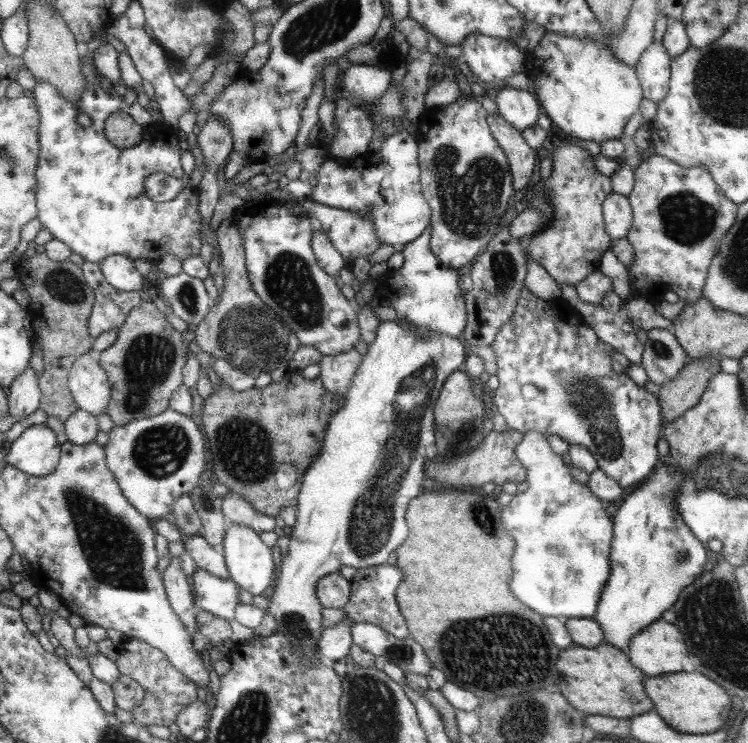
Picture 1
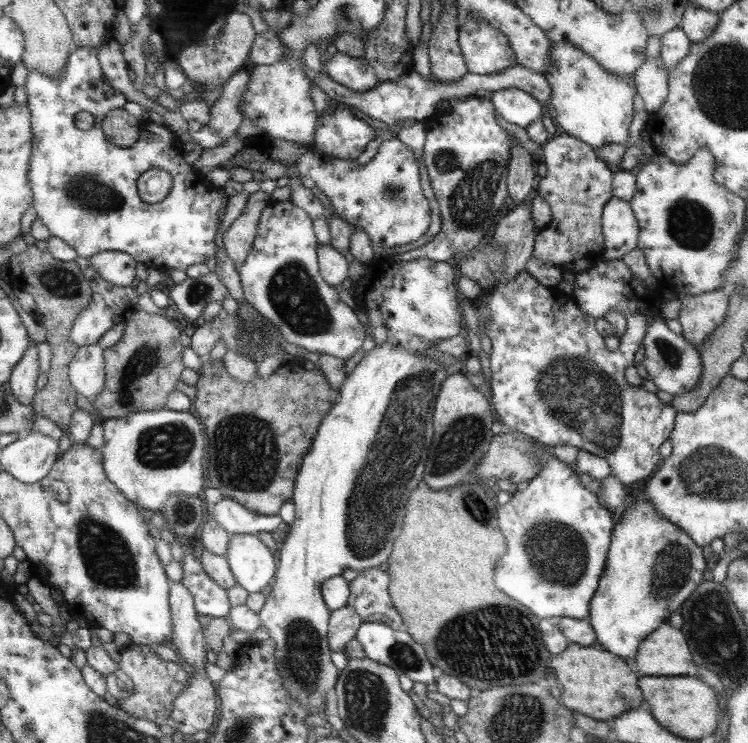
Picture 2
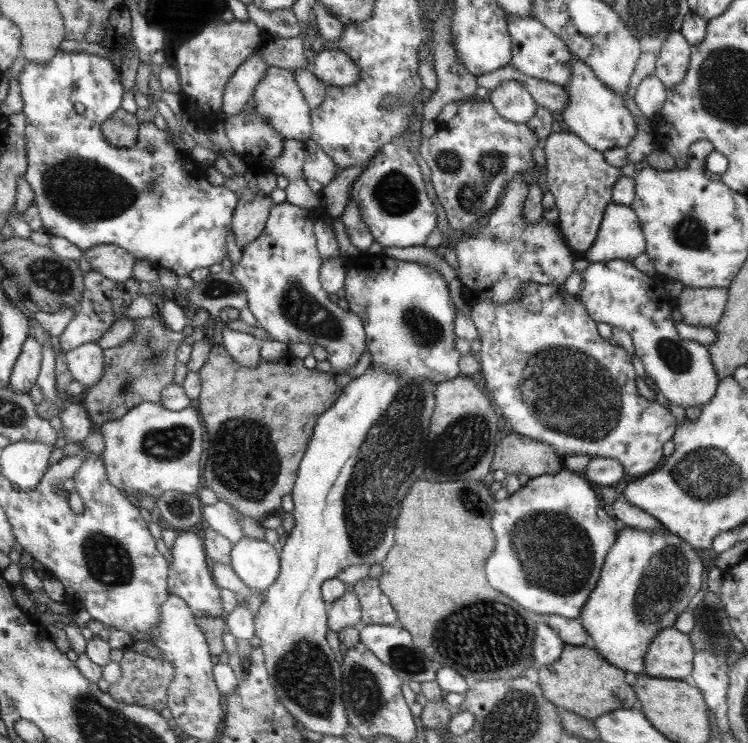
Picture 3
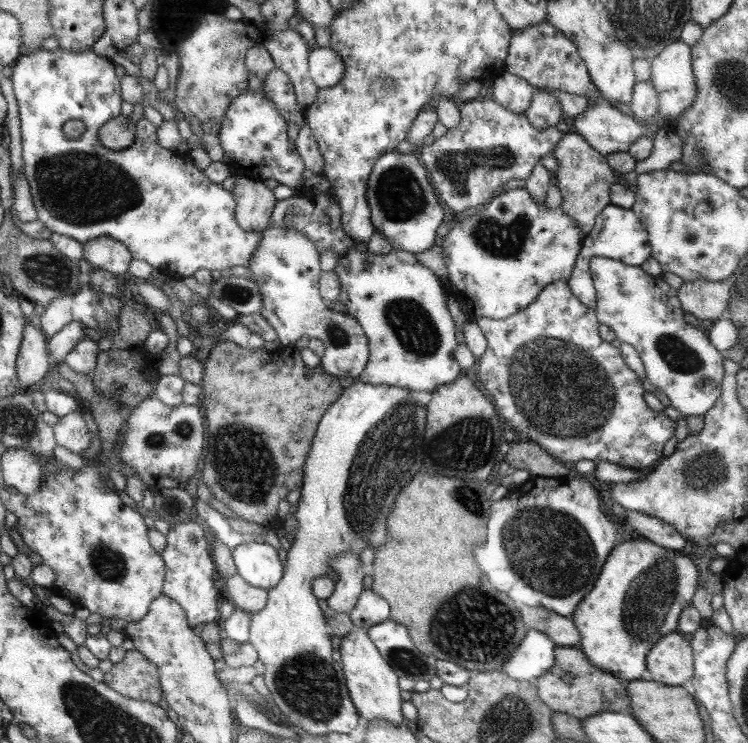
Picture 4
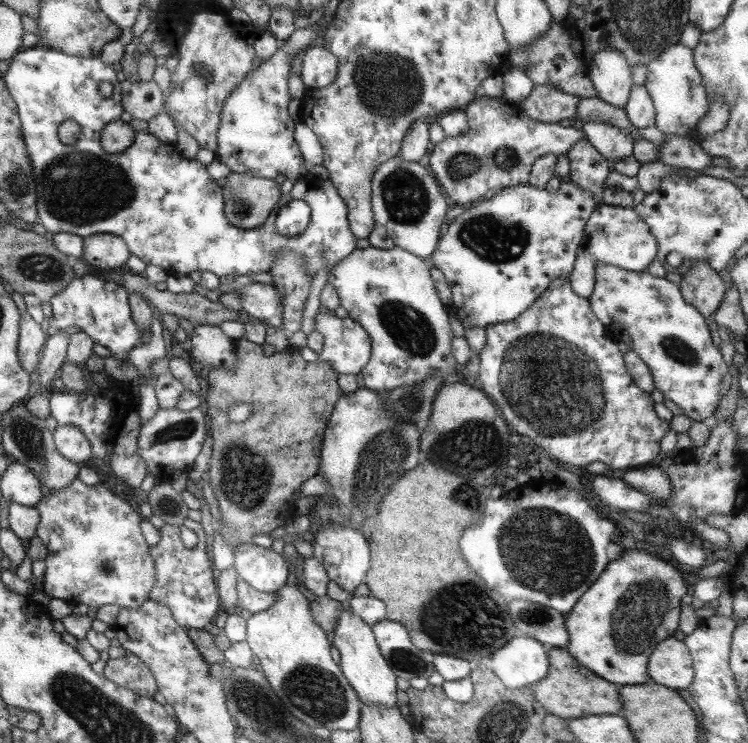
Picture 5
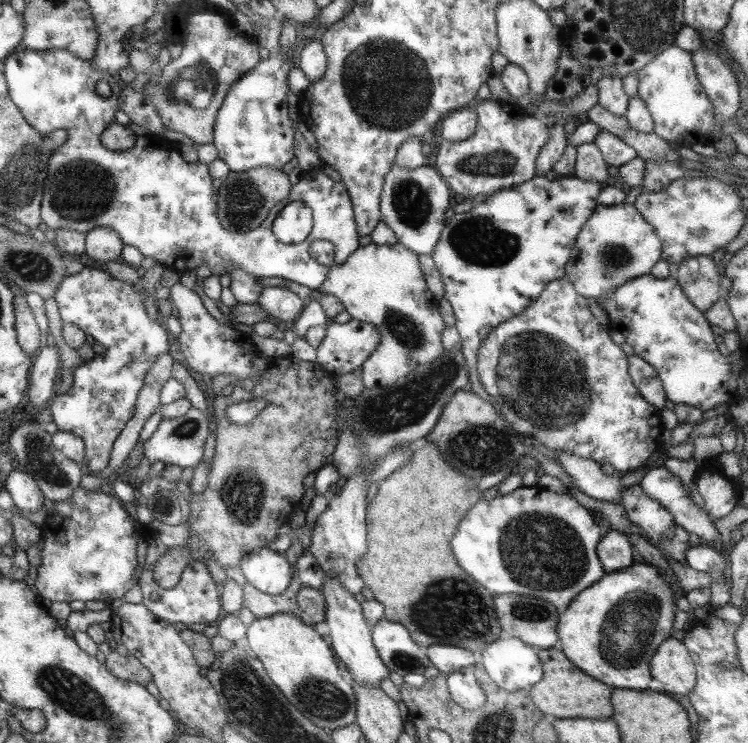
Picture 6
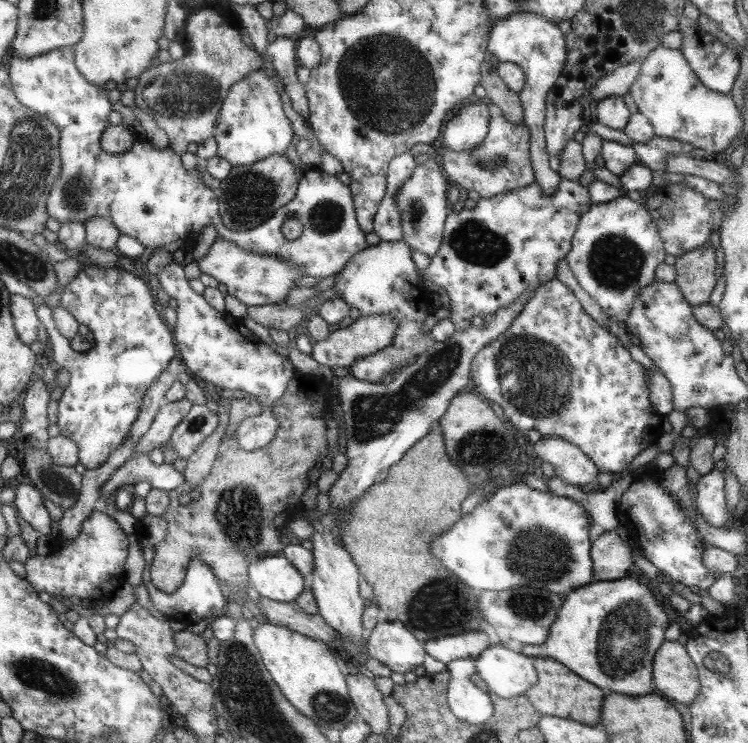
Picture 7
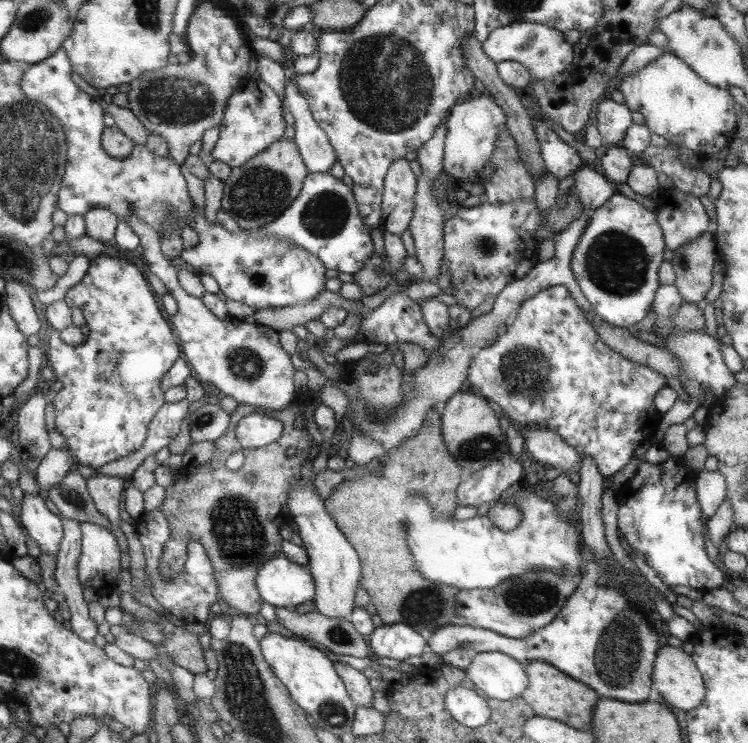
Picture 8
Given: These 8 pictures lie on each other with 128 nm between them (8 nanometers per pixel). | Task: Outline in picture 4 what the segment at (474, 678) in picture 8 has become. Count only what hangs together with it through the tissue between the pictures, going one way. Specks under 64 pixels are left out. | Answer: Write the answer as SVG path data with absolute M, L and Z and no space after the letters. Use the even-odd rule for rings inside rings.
M538 630L526 634L526 642L514 652L514 658L504 666L504 673L516 680L527 680L542 676L554 666L554 648L557 644Z

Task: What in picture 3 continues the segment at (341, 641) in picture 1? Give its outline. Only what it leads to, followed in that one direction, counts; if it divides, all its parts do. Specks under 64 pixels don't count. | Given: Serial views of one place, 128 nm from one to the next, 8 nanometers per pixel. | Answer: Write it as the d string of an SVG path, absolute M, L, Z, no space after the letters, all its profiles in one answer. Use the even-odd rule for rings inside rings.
M350 585L342 599L331 604L329 611L329 625L332 632L340 632L343 628L358 627L361 622L361 602L358 594Z

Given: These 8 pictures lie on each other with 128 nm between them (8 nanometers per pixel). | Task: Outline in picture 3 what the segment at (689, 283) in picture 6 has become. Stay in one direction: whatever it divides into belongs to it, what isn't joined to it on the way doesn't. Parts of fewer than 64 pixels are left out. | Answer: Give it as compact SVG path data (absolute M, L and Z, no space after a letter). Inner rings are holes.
M684 287L678 299L683 321L692 327L715 327L725 312L728 288Z

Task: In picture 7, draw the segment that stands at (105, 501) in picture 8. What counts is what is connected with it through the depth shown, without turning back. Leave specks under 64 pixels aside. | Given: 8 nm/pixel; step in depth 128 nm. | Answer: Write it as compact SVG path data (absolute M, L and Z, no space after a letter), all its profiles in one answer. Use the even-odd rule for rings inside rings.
M138 453L130 457L118 470L112 474L110 480L101 488L101 506L104 502L102 496L112 496L120 486L128 483L150 482L151 488L159 488L167 491L178 488L185 483L182 472L178 471L173 464L152 463L149 453Z

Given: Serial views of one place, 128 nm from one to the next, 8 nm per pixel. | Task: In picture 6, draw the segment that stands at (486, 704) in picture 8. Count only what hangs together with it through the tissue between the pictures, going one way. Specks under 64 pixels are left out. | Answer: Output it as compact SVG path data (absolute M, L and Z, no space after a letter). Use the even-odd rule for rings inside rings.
M472 667L449 675L450 696L466 708L467 711L482 709L487 702L487 695L475 678Z

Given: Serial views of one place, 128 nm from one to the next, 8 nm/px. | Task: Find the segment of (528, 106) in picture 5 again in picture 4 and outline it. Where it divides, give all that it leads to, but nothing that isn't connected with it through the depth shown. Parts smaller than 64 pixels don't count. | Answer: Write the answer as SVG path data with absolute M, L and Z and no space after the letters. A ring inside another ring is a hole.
M536 89L525 116L538 129L556 127L564 112L558 101L545 90Z

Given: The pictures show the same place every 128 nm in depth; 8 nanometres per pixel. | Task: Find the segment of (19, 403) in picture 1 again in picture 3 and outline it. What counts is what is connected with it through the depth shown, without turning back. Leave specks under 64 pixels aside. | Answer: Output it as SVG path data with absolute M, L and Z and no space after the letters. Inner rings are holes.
M30 336L30 339L26 339L21 356L13 368L10 380L12 390L28 395L32 385L37 382L41 362L42 345L34 337Z

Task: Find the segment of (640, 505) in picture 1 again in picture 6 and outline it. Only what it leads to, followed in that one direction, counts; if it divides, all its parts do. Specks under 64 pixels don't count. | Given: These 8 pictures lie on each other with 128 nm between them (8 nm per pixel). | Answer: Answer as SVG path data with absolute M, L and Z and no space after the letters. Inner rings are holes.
M634 563L606 573L559 615L557 647L578 669L590 672L590 676L612 689L648 689L652 680L650 660L666 638L671 637L676 612L675 588L658 571L646 563Z

